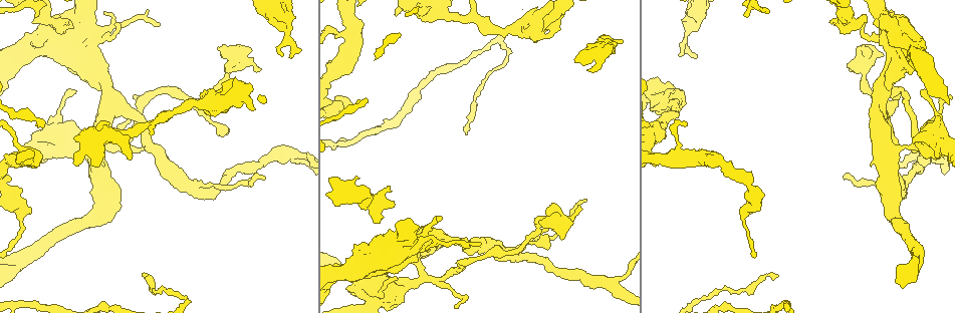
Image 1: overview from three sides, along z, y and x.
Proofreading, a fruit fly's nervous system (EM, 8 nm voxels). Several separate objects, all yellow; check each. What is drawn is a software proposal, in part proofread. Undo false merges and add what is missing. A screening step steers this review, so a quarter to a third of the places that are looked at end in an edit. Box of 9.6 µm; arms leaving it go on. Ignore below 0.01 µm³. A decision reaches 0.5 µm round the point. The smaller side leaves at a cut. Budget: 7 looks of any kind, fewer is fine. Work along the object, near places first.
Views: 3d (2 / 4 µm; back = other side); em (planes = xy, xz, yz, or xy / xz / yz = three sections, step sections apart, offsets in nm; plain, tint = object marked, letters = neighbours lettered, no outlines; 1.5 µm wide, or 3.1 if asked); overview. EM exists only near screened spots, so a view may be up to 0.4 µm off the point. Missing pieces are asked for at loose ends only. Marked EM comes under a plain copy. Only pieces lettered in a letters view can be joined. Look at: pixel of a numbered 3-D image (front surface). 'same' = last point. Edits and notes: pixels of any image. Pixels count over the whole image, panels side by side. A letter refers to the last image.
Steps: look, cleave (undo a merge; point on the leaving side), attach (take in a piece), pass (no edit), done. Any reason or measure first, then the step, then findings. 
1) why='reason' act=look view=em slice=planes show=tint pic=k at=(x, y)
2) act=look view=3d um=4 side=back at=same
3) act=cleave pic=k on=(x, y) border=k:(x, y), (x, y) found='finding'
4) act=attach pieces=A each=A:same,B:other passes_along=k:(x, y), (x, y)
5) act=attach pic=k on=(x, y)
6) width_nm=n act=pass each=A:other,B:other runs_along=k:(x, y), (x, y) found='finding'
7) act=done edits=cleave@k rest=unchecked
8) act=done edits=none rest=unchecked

why='thin end' act=look view=3d um=2 pic=1 at=(356, 101)

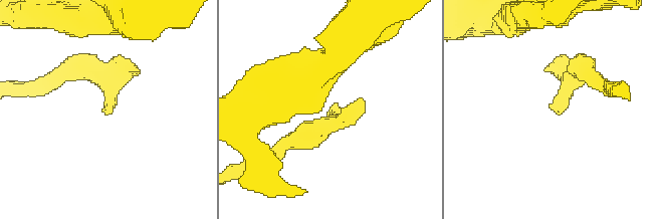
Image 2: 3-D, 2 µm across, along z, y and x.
act=look view=em slice=xy step=4 show=tint pic=2 at=(105, 114)

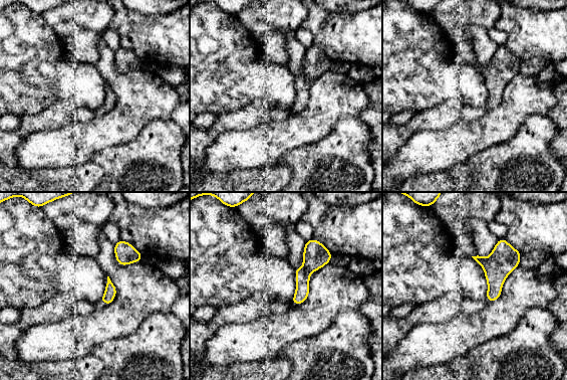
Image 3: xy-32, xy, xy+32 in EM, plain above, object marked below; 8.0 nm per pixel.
why='cut it another way' act=look view=em slice=planes show=letters at=same

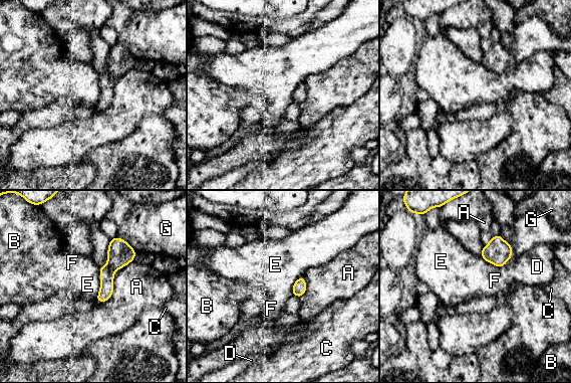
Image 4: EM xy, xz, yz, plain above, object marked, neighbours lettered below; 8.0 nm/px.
act=pass each=A:other,B:other,C:other,D:other,E:other,F:other,G:other border=4:(132, 260), (114, 271), (101, 304) found='none of them fits'

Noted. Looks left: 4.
why='abrupt turn' act=look view=3d um=4 pic=1 at=(50, 19)

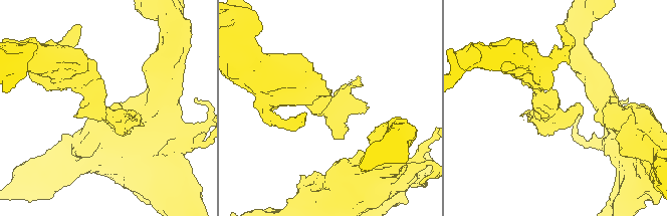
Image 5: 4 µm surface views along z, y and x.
act=look view=em slice=planes show=letters pic=5 at=(325, 103)

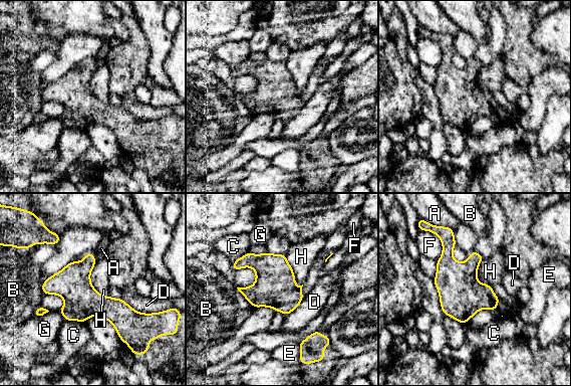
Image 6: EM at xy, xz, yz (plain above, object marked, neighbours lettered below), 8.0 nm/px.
width_nm=280 act=pass each=A:other,B:other,C:other,D:other,E:other,F:other,G:other,H:other runs_along=6:(44, 286), (71, 286), (140, 321) found='one neuron here'

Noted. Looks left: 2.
act=done edits=none rest=unchecked

